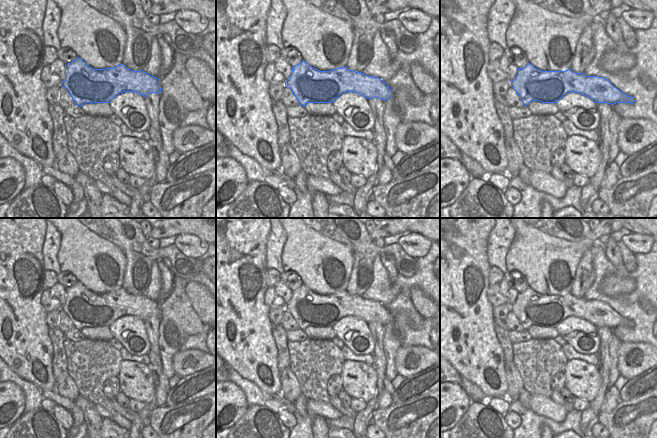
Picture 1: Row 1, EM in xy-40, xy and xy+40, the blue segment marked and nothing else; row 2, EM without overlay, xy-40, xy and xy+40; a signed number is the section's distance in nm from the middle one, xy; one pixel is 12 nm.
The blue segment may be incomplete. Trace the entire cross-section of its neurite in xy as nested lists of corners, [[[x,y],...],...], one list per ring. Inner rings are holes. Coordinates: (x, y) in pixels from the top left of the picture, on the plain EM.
[[[304,284],[292,291],[285,310],[302,330],[307,327],[332,327],[346,316],[358,317],[367,323],[376,321],[383,325],[392,320],[388,308],[378,301],[352,295],[347,290],[320,295]]]

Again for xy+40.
[[[528,287],[524,292],[518,292],[511,306],[519,323],[527,330],[532,325],[556,328],[564,319],[574,316],[584,319],[594,326],[616,327],[635,326],[614,311],[607,303],[598,300],[586,300],[571,293],[566,295],[542,295]]]

